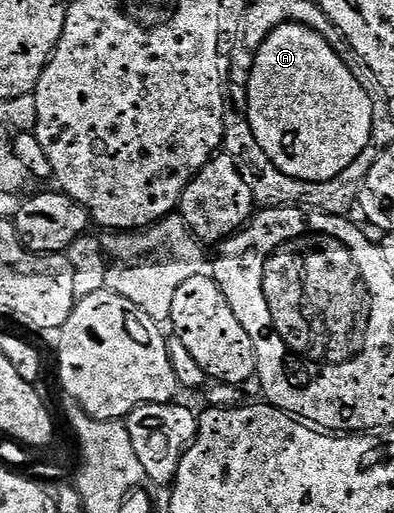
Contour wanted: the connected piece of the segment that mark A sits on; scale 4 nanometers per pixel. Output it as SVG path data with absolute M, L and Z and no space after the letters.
M299 21L281 22L267 35L253 55L255 64L247 79L245 114L255 139L267 154L276 172L293 180L327 181L337 177L357 153L369 145L373 125L373 105L365 89L357 81L354 70L314 31Z

